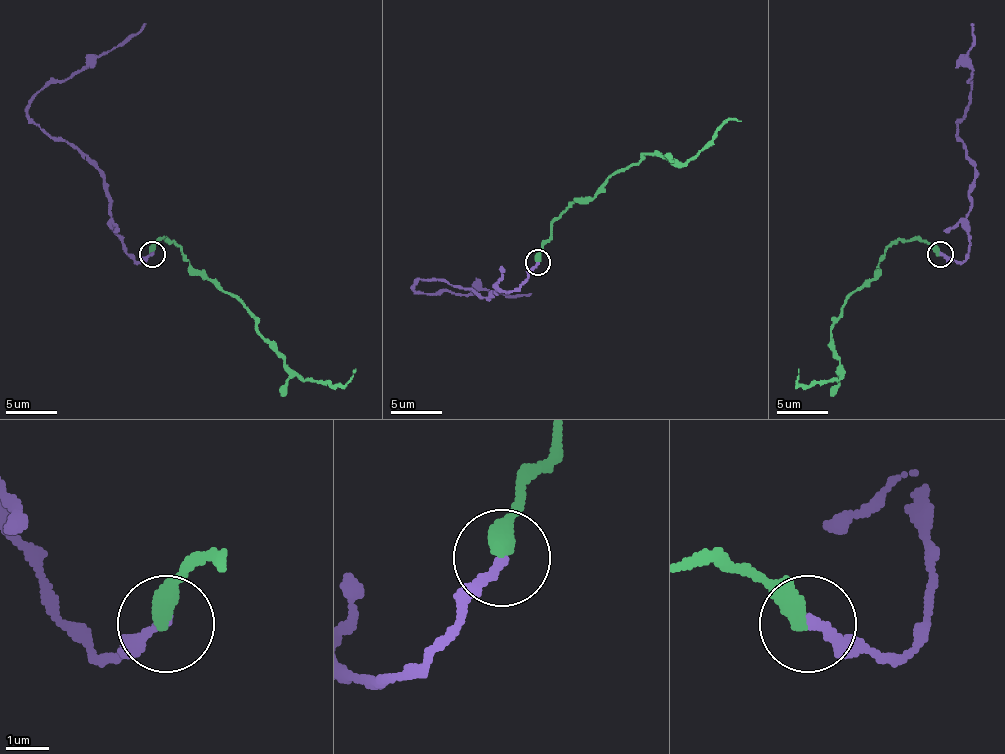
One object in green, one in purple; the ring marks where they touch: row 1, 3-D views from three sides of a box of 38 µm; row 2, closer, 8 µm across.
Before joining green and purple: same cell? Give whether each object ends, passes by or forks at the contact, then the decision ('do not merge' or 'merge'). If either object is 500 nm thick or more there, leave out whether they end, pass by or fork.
green ends | purple ends | merge

